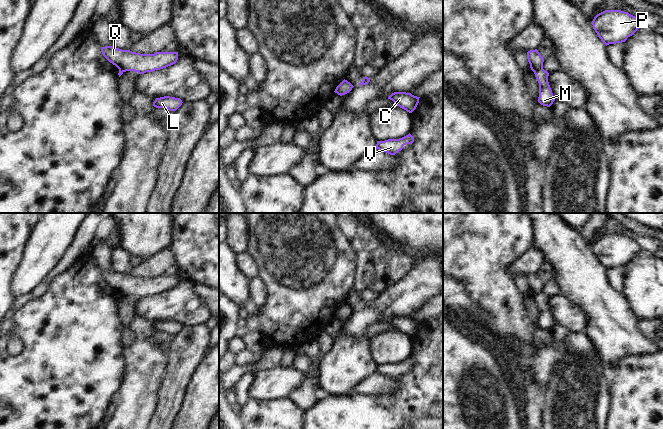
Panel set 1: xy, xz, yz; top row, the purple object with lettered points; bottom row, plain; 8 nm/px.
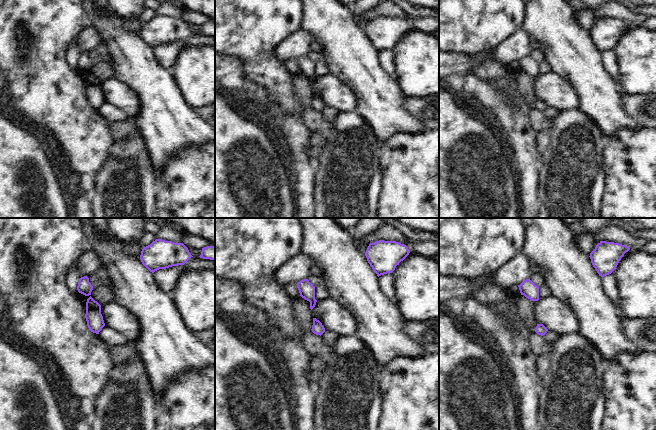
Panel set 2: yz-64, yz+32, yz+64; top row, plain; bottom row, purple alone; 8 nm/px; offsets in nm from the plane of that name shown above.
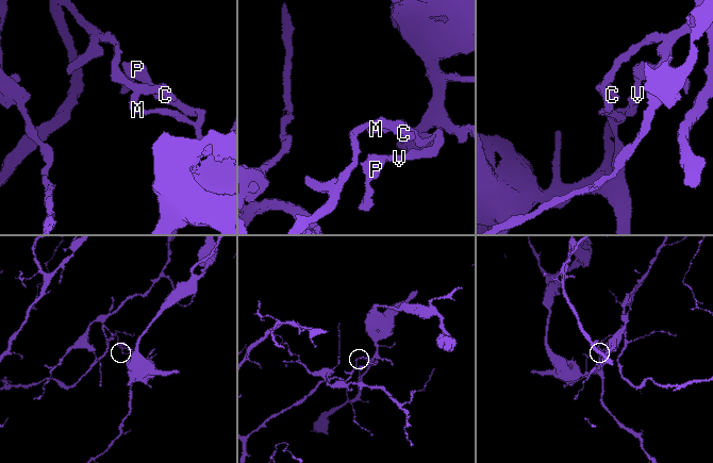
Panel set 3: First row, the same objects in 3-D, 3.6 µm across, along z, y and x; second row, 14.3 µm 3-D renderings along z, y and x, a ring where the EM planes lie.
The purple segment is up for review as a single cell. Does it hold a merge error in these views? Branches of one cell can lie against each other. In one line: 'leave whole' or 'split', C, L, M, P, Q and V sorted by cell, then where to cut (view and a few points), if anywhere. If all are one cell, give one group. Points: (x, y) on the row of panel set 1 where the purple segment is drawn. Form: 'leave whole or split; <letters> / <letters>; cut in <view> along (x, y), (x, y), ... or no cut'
split; C Q / L M P V; cut in yz along (542, 67), (534, 72)

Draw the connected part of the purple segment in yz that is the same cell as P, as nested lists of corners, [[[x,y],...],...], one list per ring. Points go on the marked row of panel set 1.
[[[605,10],[597,14],[591,23],[606,46],[625,42],[641,27],[635,16],[621,10]]]

